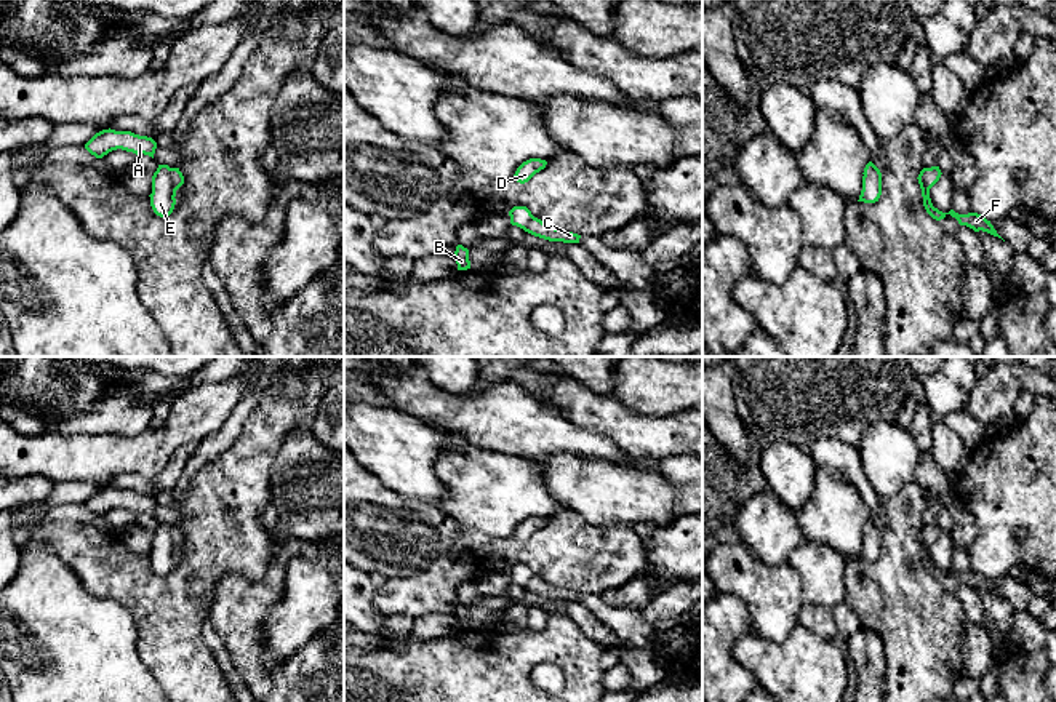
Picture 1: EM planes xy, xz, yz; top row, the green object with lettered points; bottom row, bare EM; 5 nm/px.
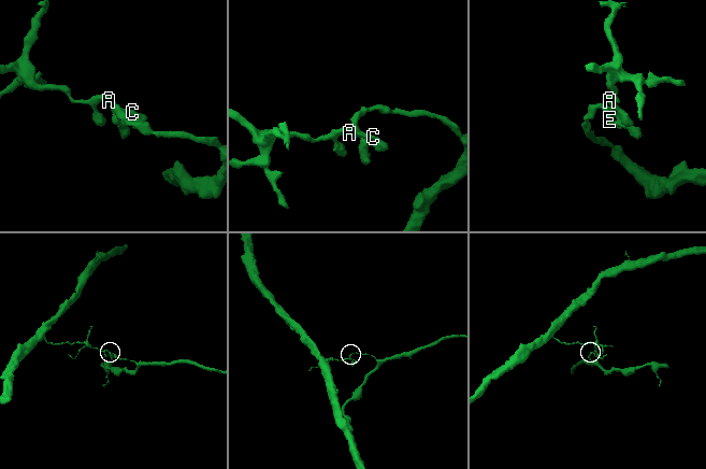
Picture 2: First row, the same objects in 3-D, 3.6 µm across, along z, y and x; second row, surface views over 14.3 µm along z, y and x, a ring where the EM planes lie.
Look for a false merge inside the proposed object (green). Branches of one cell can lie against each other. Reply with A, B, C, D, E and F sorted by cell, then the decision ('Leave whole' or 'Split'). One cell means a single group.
Groups: A B C / D E F. Split

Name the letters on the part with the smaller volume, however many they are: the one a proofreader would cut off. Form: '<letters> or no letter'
D, E, F

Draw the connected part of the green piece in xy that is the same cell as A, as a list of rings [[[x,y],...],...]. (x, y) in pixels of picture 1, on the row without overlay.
[[[102,488],[96,491],[85,507],[96,517],[102,517],[112,509],[122,507],[133,512],[144,512],[154,517],[157,501],[152,496],[139,494],[131,489]]]

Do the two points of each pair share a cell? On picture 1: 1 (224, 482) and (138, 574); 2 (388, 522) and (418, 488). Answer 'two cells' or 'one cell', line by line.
1: one cell
2: two cells

